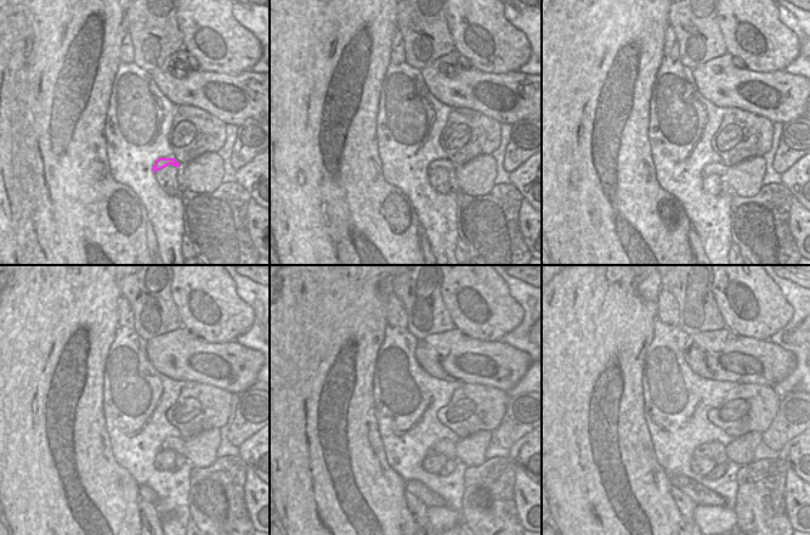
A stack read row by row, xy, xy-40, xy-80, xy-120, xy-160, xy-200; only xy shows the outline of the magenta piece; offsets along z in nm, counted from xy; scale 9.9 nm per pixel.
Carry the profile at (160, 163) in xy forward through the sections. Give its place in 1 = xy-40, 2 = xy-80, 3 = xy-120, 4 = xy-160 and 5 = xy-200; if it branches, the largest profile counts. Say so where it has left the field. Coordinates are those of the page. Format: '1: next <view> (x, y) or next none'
1: next xy-40 (447, 164)
2: next xy-80 (720, 169)
3: next xy-120 (176, 444)
4: next xy-160 (446, 446)
5: next xy-200 (713, 450)

